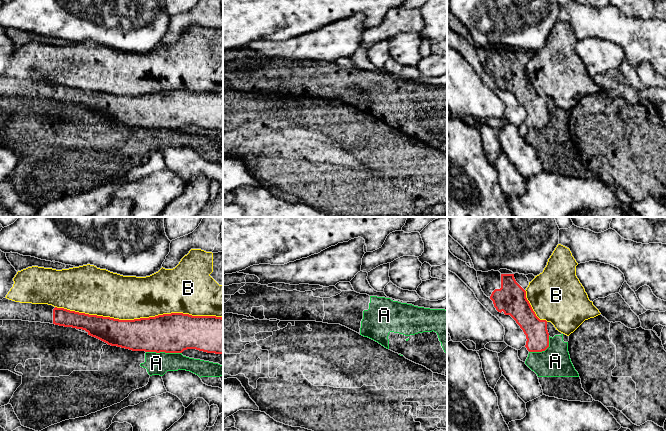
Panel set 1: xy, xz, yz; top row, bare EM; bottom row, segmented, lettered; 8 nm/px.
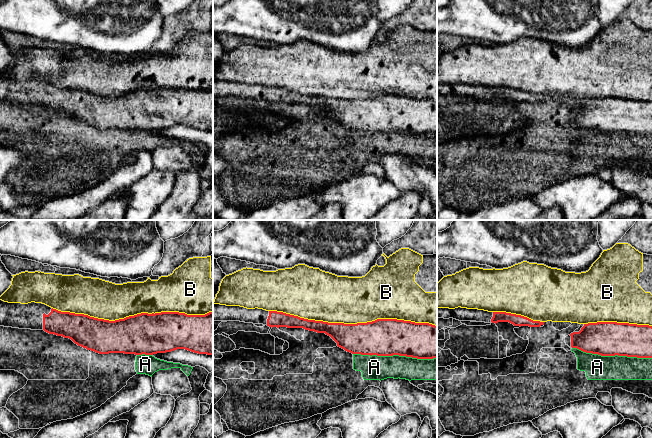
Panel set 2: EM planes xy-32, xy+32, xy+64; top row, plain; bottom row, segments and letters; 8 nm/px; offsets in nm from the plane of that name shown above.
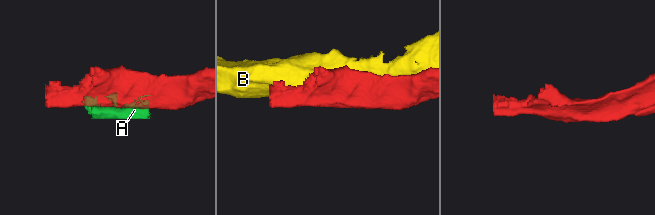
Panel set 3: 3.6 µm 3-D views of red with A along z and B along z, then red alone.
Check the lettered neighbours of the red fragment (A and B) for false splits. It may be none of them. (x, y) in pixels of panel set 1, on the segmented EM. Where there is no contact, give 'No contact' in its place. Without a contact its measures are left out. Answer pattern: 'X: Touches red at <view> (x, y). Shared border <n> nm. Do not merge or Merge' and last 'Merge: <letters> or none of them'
A: Touches red at xy (164, 351). Shared border 280 nm. Do not merge
B: Touches red at xy (139, 319). Shared border 1350 nm. Do not merge
Merge: none of them

